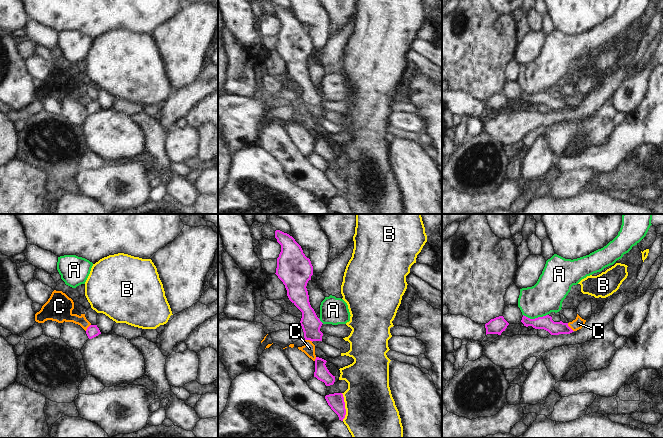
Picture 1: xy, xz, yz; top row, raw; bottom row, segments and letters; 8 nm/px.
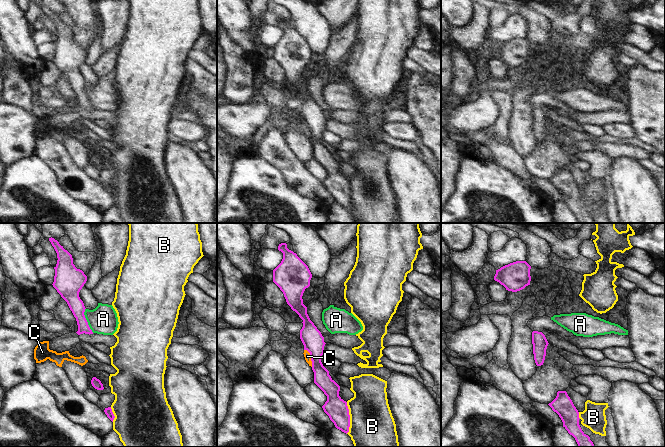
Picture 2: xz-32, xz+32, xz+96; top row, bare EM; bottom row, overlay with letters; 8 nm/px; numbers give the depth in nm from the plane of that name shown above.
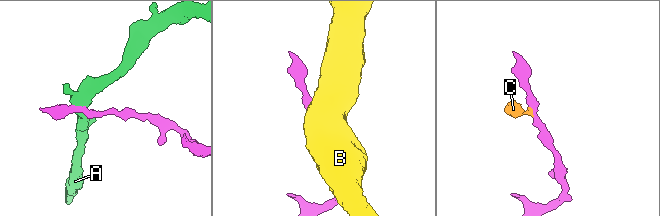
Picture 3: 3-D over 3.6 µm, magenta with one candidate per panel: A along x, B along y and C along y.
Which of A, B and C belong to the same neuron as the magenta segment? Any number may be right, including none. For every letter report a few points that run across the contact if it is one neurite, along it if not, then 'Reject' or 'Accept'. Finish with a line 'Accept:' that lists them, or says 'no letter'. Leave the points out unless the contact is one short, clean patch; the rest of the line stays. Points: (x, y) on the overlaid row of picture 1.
A: Line: yz (523, 314), (530, 318), (547, 315). Reject
B: Reject
C: Line: yz (567, 323), (573, 331). Reject
Accept: no letter.

